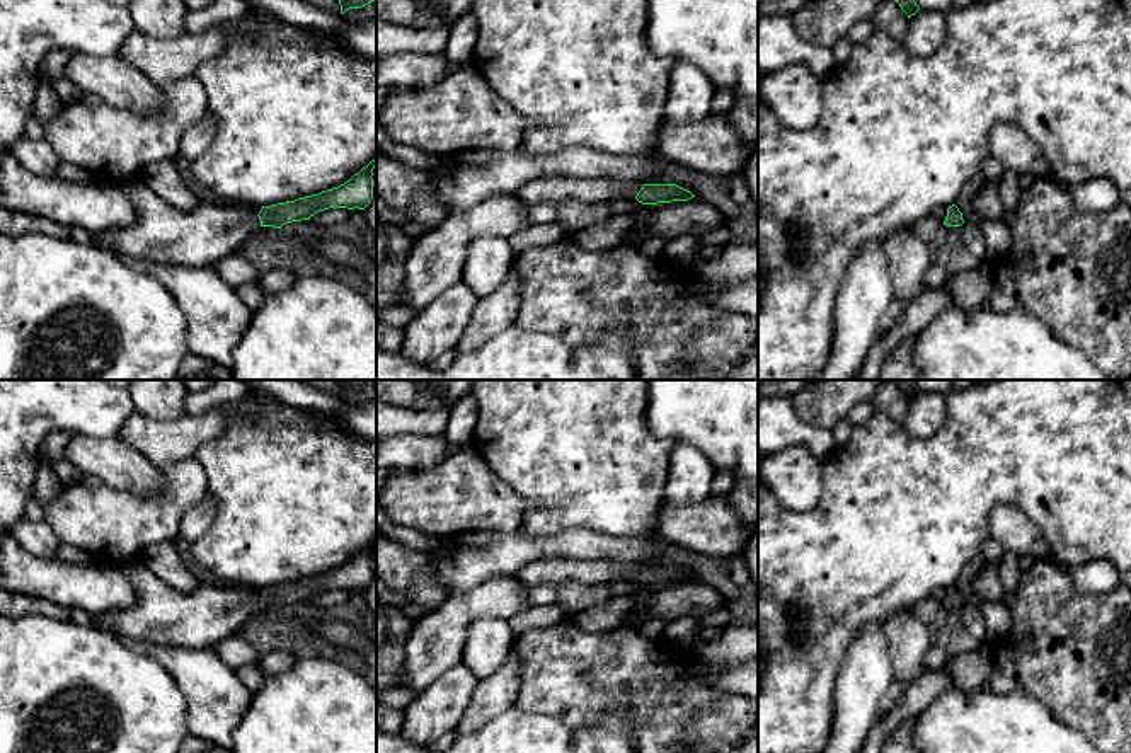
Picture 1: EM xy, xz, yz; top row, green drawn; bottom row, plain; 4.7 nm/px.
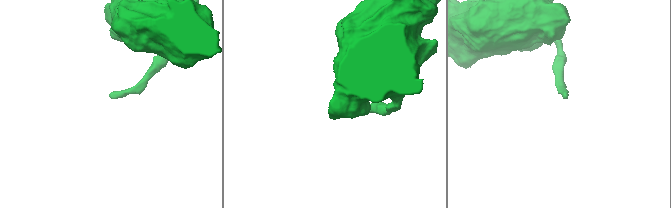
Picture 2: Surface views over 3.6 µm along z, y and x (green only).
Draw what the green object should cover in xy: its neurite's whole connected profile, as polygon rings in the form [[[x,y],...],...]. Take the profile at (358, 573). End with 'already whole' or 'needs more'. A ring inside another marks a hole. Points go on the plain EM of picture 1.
[[[376,538],[354,555],[344,566],[322,572],[319,576],[298,579],[295,583],[262,588],[255,596],[249,591],[216,588],[199,584],[191,593],[182,593],[157,574],[153,574],[140,559],[129,562],[128,574],[138,591],[138,601],[129,610],[99,612],[94,613],[97,627],[104,630],[114,630],[119,635],[146,641],[153,644],[179,646],[179,647],[215,647],[227,637],[238,634],[244,622],[252,617],[259,608],[281,610],[291,603],[310,601],[315,595],[329,589],[365,591],[373,581],[373,550],[376,549]]] | needs more

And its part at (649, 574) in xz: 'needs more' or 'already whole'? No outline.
needs more

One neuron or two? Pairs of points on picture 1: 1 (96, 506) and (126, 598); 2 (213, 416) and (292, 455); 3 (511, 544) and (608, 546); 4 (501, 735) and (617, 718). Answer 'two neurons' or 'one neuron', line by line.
1: two neurons
2: two neurons
3: one neuron
4: one neuron

